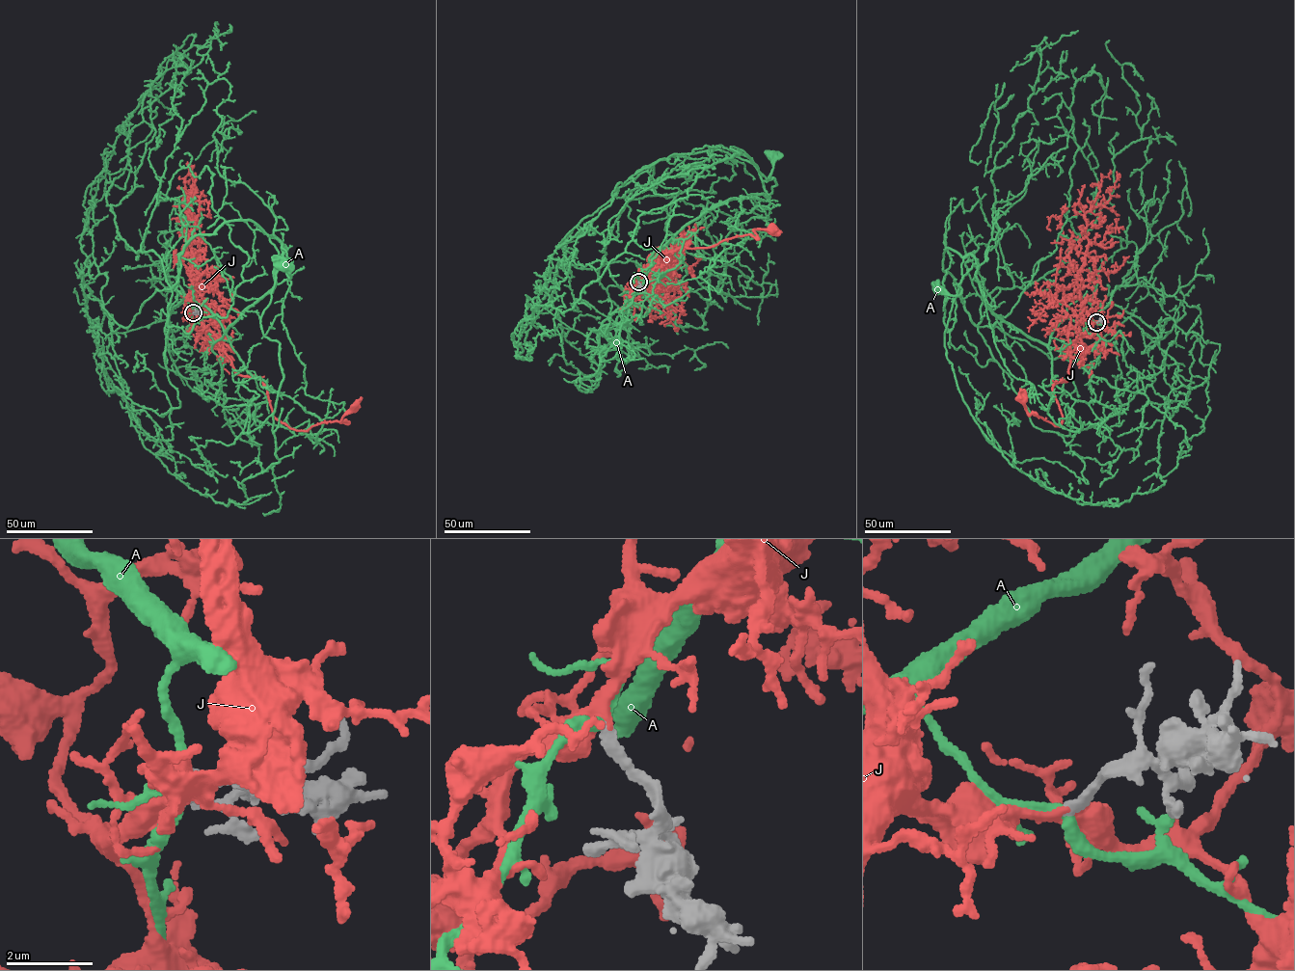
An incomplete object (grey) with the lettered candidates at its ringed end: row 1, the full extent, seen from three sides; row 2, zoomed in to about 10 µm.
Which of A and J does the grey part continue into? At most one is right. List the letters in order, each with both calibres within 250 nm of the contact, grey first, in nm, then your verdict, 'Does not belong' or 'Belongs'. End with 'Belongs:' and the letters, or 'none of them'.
A: Thickness 240 nm (grey) against 240 nm. Does not belong
J: Thickness 240 nm (grey) against 240 nm. Belongs
Belongs: J

